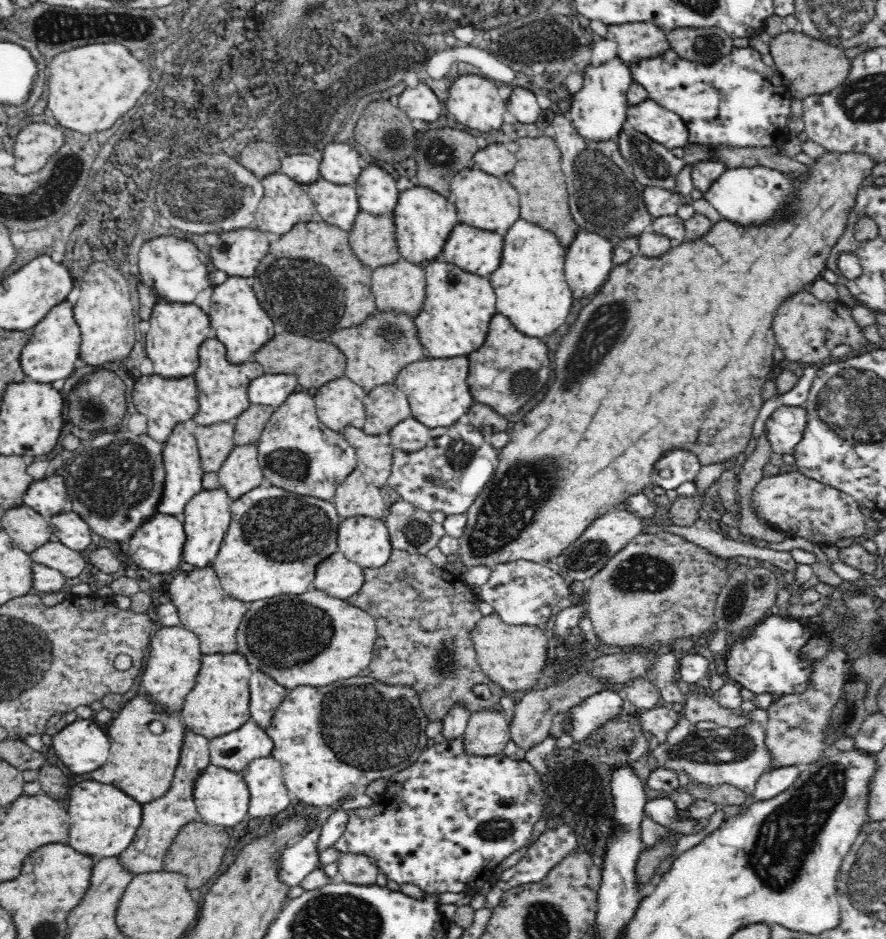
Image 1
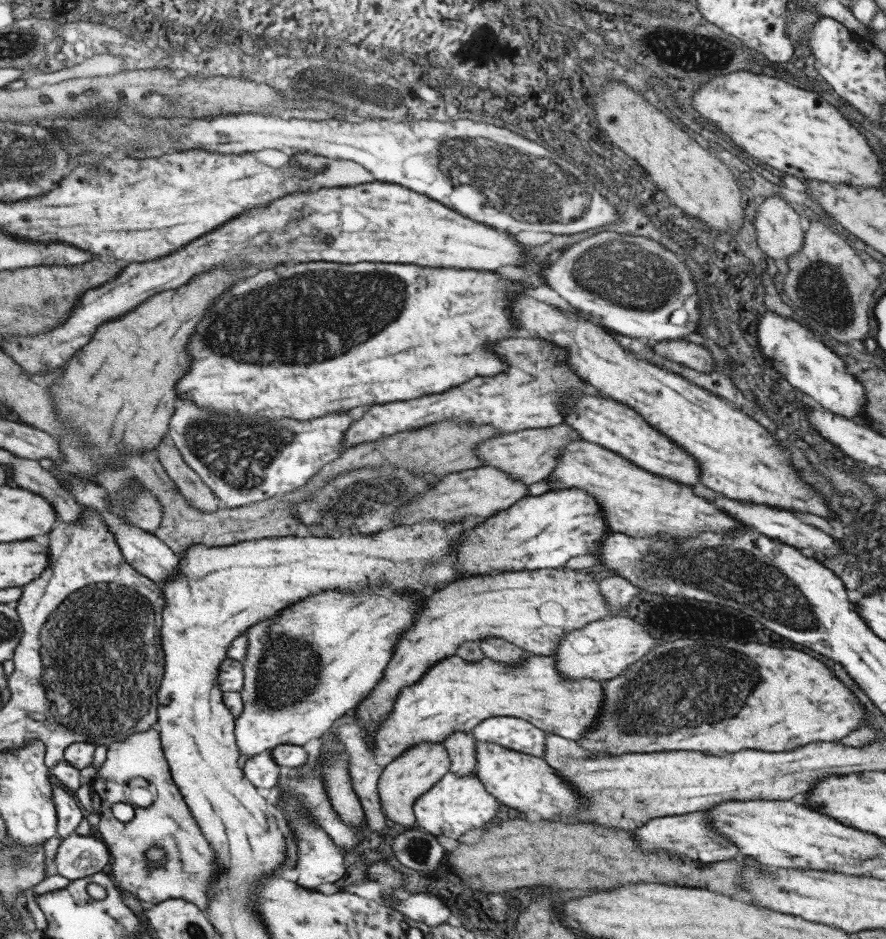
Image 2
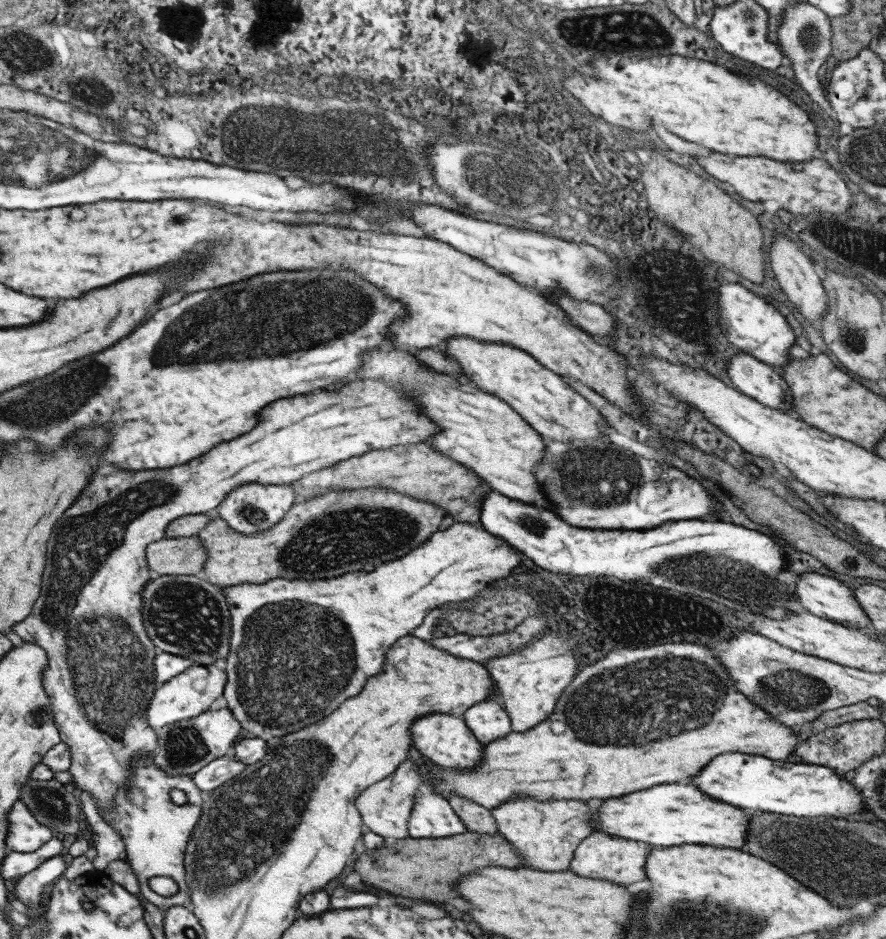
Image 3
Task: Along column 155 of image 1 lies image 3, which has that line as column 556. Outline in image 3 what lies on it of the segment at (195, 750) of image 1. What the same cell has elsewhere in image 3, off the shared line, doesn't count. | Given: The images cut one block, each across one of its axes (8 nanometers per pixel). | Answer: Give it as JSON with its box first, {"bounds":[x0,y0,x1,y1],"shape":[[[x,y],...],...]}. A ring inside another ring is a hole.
{"bounds":[491,797,601,872],"shape":[[[519,797],[493,808],[491,812],[496,820],[497,833],[510,842],[528,867],[544,872],[560,872],[568,870],[574,851],[582,840],[596,832],[590,808],[598,807],[601,802],[598,799],[534,801],[529,797]]]}

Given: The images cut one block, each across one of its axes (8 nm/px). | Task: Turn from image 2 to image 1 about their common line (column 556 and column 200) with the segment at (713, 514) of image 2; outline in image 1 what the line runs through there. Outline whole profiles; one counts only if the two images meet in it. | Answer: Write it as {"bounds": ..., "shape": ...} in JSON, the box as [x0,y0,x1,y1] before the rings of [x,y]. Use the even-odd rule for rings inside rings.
{"bounds":[157,422,205,517],"shape":[[[182,422],[174,427],[168,440],[163,443],[162,459],[164,459],[164,488],[157,512],[181,517],[188,501],[203,489],[202,476],[205,474],[200,467],[197,439],[190,424]]]}

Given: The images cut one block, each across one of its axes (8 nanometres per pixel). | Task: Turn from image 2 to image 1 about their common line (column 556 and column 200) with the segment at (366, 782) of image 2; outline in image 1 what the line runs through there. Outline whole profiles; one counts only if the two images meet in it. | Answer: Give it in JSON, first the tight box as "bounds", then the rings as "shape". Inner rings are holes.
{"bounds":[180,651,252,740],"shape":[[[238,651],[203,655],[201,662],[202,667],[196,676],[194,688],[186,694],[180,718],[192,732],[212,740],[238,730],[251,719],[249,680],[252,670],[246,656]]]}

